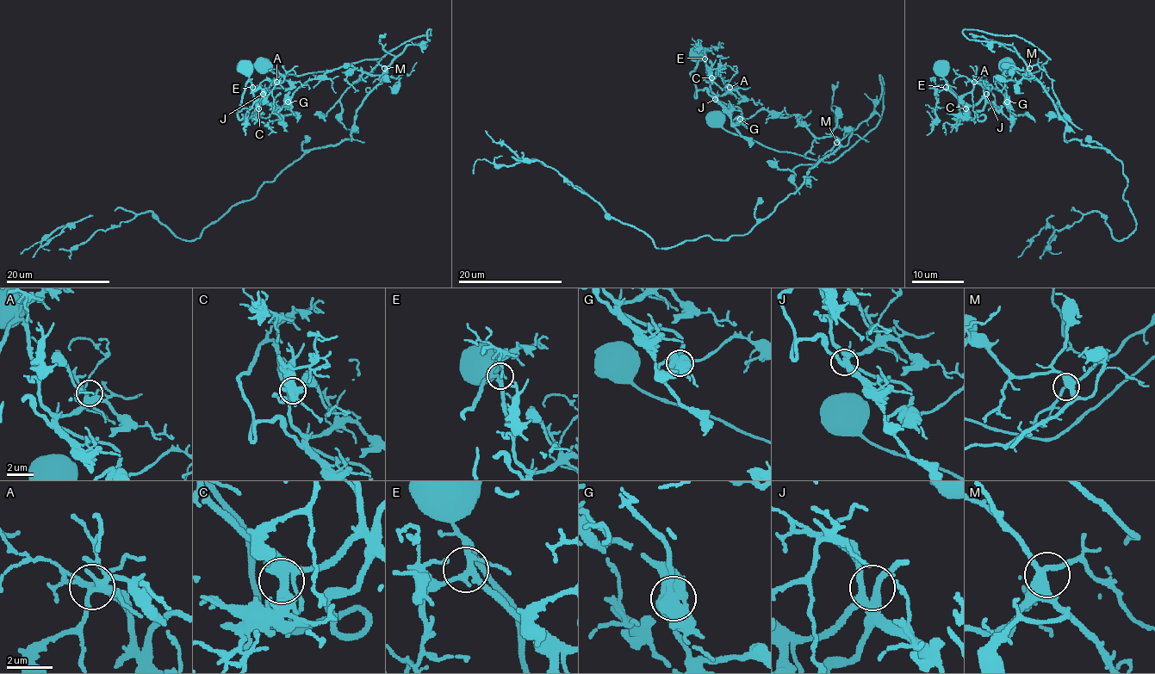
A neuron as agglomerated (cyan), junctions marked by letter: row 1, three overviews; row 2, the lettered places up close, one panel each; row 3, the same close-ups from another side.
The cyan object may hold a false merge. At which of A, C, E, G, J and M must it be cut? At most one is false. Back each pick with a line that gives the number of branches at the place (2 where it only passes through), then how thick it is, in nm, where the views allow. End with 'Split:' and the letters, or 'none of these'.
G: 4 | 650 nm
Split: G

